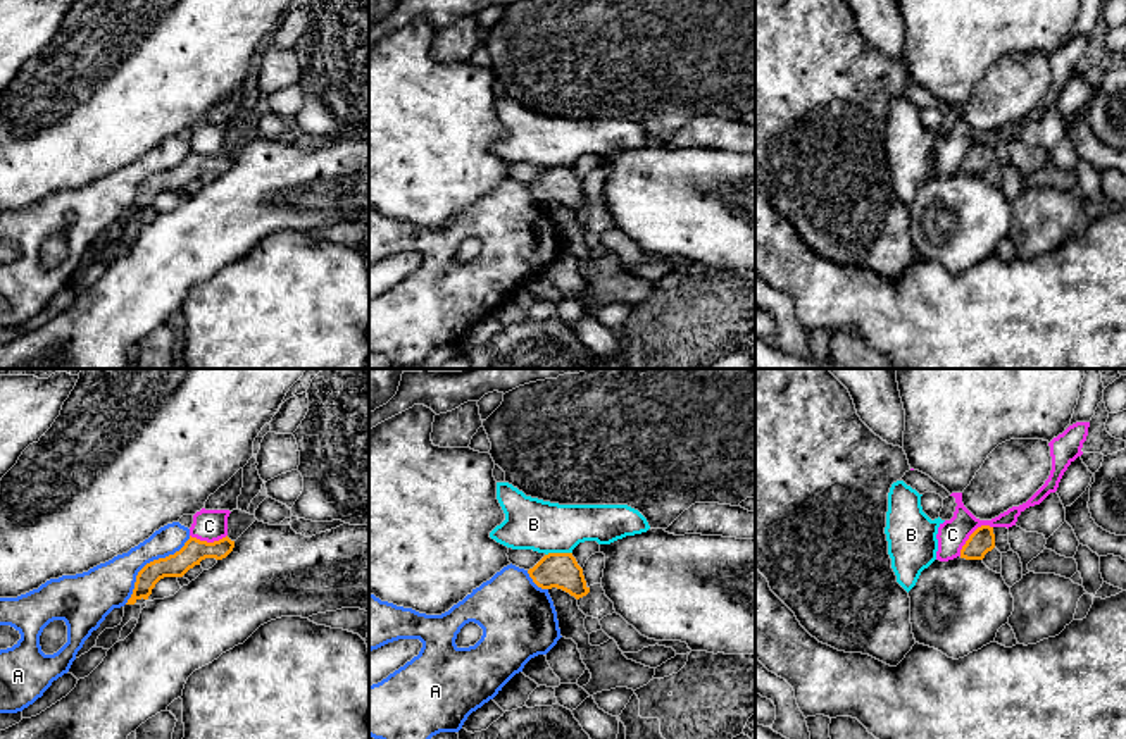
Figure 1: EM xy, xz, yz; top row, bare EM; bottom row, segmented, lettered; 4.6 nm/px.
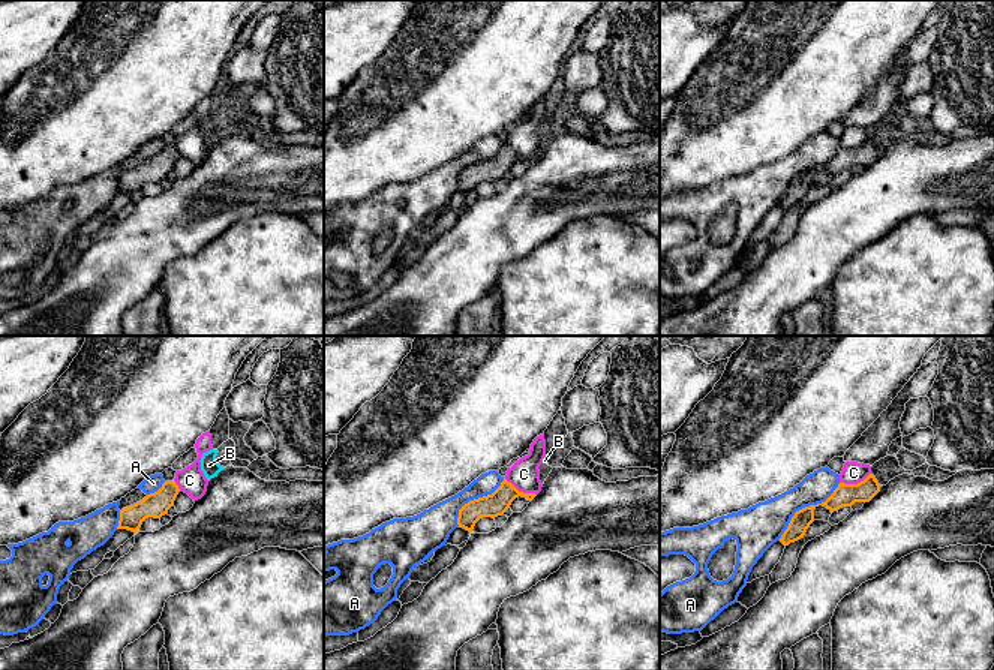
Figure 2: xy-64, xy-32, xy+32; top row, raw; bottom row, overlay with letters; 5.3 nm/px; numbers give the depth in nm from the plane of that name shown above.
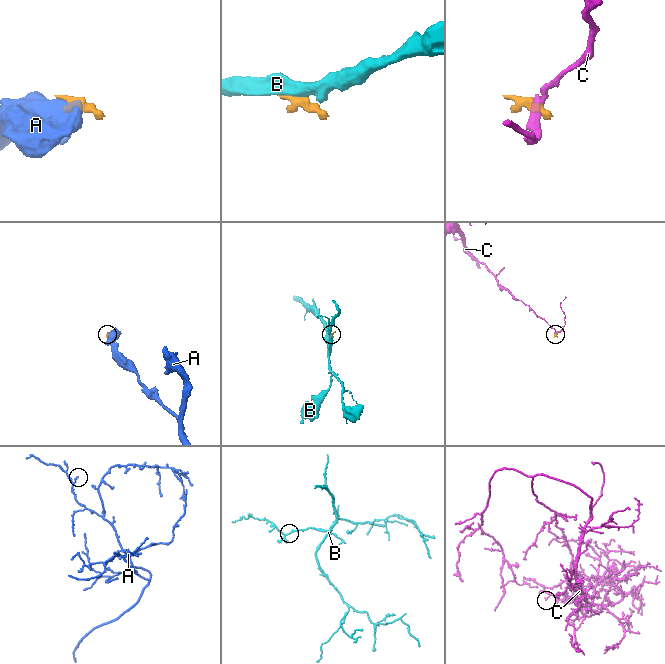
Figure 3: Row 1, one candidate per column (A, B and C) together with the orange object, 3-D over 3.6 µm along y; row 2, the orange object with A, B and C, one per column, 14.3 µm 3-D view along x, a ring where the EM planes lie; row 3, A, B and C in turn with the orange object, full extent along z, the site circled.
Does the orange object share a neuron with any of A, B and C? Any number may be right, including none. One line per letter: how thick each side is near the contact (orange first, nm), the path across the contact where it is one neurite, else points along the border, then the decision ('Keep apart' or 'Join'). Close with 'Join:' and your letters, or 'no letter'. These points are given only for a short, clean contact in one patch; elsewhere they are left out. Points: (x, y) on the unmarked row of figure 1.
A: Thickness 110 nm (orange) against 220 nm. Keep apart
B: Thickness 170 nm (orange) against 240 nm. Boundary: xz (571, 166), (549, 166), (545, 169). Keep apart
C: Thickness 120 nm (orange) against 140 nm. Boundary: yz (992, 140), (980, 140), (959, 169). Keep apart
Join: no letter

